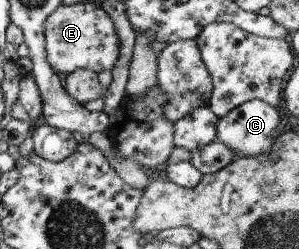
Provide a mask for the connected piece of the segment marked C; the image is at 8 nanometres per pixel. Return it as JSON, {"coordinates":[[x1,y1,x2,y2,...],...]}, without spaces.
{"coordinates":[[252,99,243,102,240,106,233,108,226,116,218,118,216,122,216,138,224,146,230,148,236,158,246,156,260,156,270,152,272,142,276,138,276,128,280,124,280,114,278,110,263,100]]}

